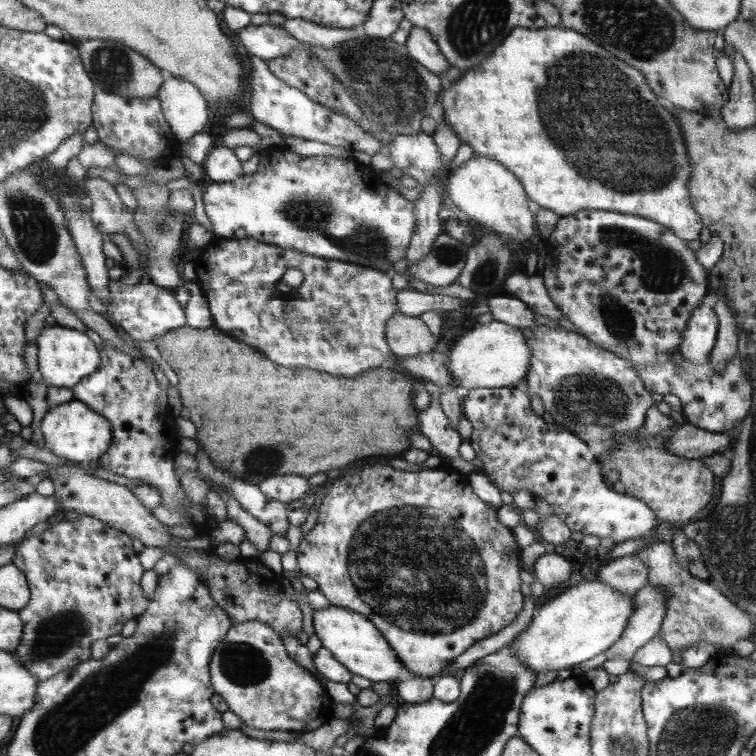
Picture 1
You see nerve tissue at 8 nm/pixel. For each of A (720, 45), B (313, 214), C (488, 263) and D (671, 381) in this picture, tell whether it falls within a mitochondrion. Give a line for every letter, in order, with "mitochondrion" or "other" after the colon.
A: other
B: mitochondrion
C: mitochondrion
D: other

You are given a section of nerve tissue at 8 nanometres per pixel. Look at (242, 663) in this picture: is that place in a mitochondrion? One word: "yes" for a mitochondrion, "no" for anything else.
yes

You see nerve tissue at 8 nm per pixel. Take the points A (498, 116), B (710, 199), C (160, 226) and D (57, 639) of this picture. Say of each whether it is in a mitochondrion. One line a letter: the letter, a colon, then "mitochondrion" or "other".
A: other
B: other
C: mitochondrion
D: mitochondrion

